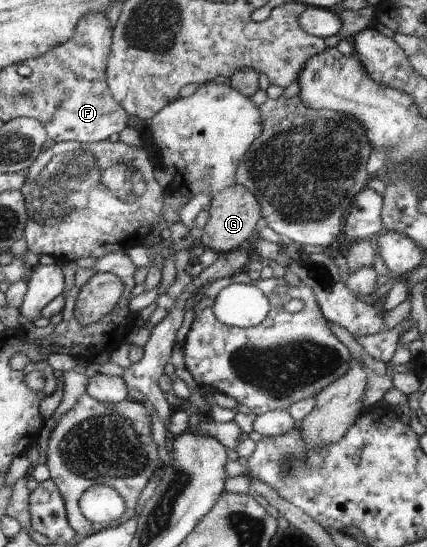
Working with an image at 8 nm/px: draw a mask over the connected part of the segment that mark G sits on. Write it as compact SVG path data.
M237 183L212 196L209 214L209 219L202 229L200 245L219 253L249 244L256 237L255 226L262 222L262 208L255 198L255 193Z

